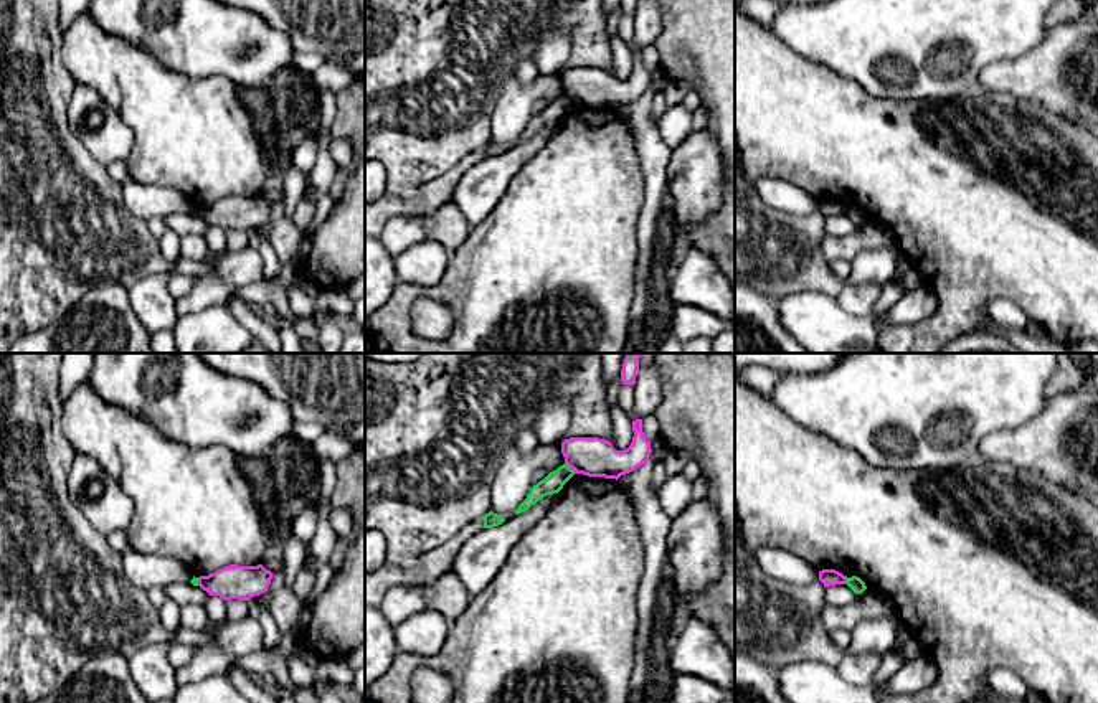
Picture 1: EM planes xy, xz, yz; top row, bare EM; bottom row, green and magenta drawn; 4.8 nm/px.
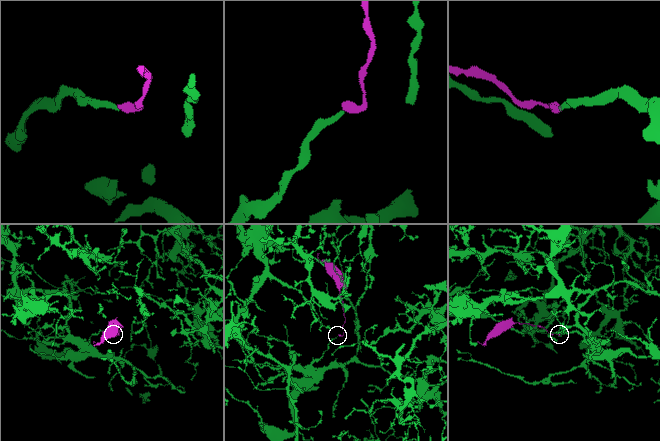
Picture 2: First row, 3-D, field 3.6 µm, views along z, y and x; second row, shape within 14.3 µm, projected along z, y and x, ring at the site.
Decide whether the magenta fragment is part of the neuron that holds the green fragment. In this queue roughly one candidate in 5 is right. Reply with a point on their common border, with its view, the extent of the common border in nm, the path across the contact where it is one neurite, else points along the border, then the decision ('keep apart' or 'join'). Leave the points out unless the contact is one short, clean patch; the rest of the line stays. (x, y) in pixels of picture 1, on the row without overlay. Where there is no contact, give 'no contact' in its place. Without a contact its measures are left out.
meets green in xz at (568, 98); contact 80 nm long; border along xz (563, 94), (577, 103); keep apart

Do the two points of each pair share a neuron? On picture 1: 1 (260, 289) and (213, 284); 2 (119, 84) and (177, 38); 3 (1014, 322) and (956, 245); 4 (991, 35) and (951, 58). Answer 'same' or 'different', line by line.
1: different
2: different
3: different
4: same

